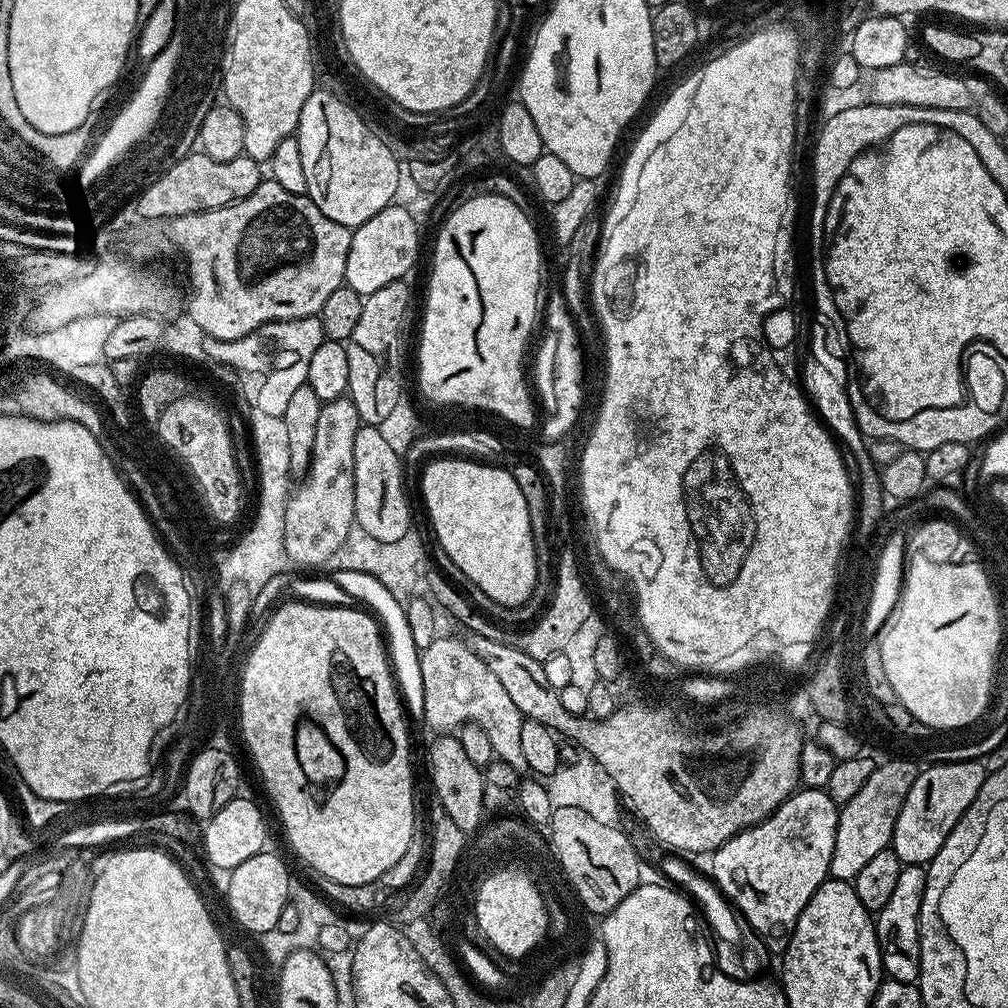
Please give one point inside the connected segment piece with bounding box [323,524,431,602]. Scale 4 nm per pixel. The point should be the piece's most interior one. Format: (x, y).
(402, 567)

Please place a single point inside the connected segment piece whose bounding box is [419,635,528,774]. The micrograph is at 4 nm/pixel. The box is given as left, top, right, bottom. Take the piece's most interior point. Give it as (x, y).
(457, 686)

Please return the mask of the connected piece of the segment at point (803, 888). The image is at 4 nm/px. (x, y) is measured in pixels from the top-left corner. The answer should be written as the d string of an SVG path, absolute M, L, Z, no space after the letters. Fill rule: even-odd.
M801 787L784 800L764 821L744 832L739 832L711 853L710 876L736 911L748 921L753 931L765 941L787 941L791 936L806 902L810 902L818 886L829 879L830 858L834 854L836 823L840 813L827 791Z

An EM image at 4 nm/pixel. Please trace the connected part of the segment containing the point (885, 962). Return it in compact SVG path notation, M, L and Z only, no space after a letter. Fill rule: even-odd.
M919 864L901 867L898 882L886 906L875 913L876 941L880 947L880 967L890 980L916 984L920 978L920 917L924 901L924 887L928 873Z

